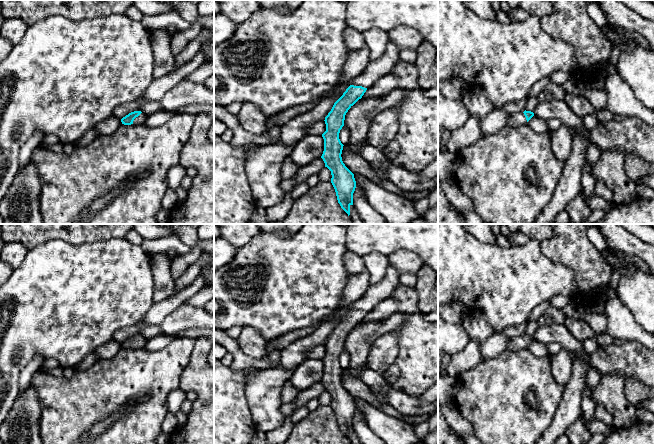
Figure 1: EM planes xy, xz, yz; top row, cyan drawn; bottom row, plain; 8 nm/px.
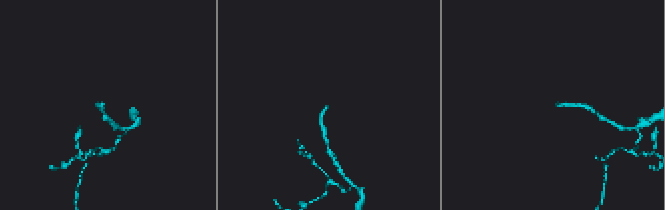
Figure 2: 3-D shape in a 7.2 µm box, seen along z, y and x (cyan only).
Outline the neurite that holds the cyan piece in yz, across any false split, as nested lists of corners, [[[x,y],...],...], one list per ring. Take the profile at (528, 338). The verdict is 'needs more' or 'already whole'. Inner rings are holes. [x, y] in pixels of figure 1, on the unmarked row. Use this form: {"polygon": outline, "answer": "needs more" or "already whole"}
{"polygon": [[[531,335],[516,336],[509,338],[507,350],[520,351],[526,349],[527,346],[534,340]]], "answer": "needs more"}

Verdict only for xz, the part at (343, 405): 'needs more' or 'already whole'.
needs more

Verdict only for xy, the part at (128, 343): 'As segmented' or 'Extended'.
Extended

